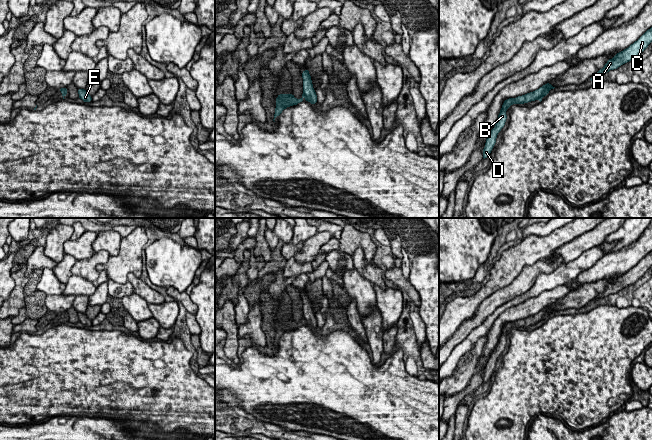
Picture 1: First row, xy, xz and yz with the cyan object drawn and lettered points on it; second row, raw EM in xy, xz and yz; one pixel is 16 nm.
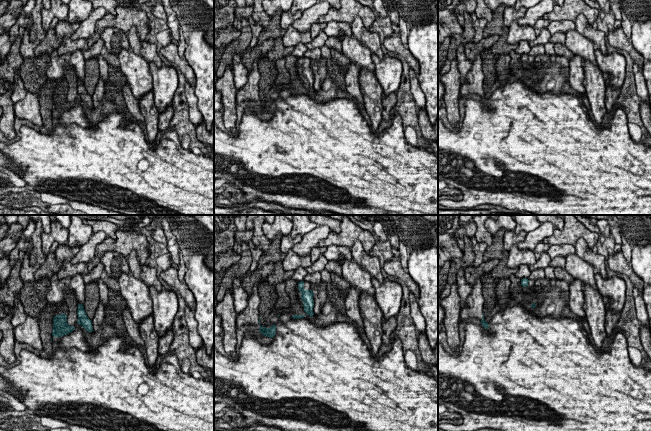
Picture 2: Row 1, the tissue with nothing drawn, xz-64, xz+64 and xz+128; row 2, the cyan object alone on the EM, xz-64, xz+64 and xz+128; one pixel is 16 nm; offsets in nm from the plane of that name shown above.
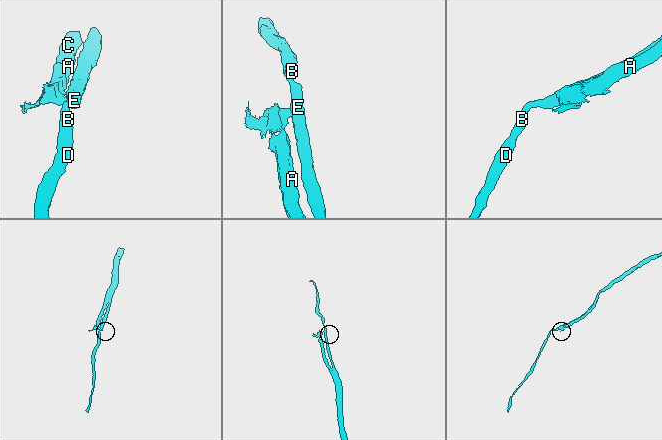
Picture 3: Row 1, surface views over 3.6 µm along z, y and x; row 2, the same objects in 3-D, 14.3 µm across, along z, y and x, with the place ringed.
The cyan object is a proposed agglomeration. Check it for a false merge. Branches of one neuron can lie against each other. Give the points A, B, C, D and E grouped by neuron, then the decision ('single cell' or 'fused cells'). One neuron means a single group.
A C / B D E; fused cells

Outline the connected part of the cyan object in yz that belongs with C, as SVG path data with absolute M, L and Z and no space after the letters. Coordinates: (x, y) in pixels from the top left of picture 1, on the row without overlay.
M652 251L648 253L637 265L631 268L628 272L617 277L612 283L609 283L604 291L590 303L592 305L599 298L604 298L610 294L617 293L621 289L633 285L637 280L639 280L652 266Z

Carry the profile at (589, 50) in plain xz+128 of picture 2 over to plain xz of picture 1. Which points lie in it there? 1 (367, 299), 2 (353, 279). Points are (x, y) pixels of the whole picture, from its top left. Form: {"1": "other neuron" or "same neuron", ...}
{"1": "same neuron", "2": "same neuron"}

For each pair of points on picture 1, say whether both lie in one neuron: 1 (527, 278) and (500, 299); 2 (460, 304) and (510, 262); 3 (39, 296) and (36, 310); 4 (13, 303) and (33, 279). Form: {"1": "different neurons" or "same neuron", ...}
{"1": "same neuron", "2": "same neuron", "3": "same neuron", "4": "different neurons"}

